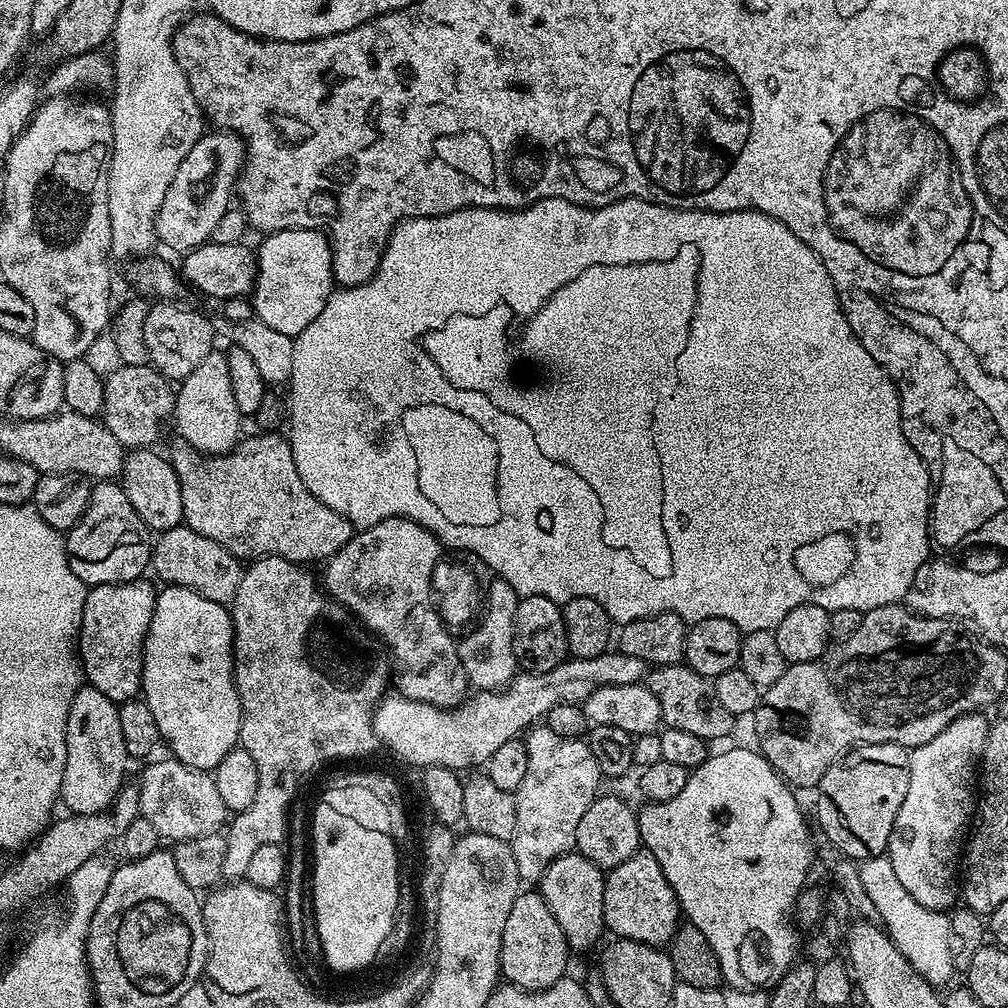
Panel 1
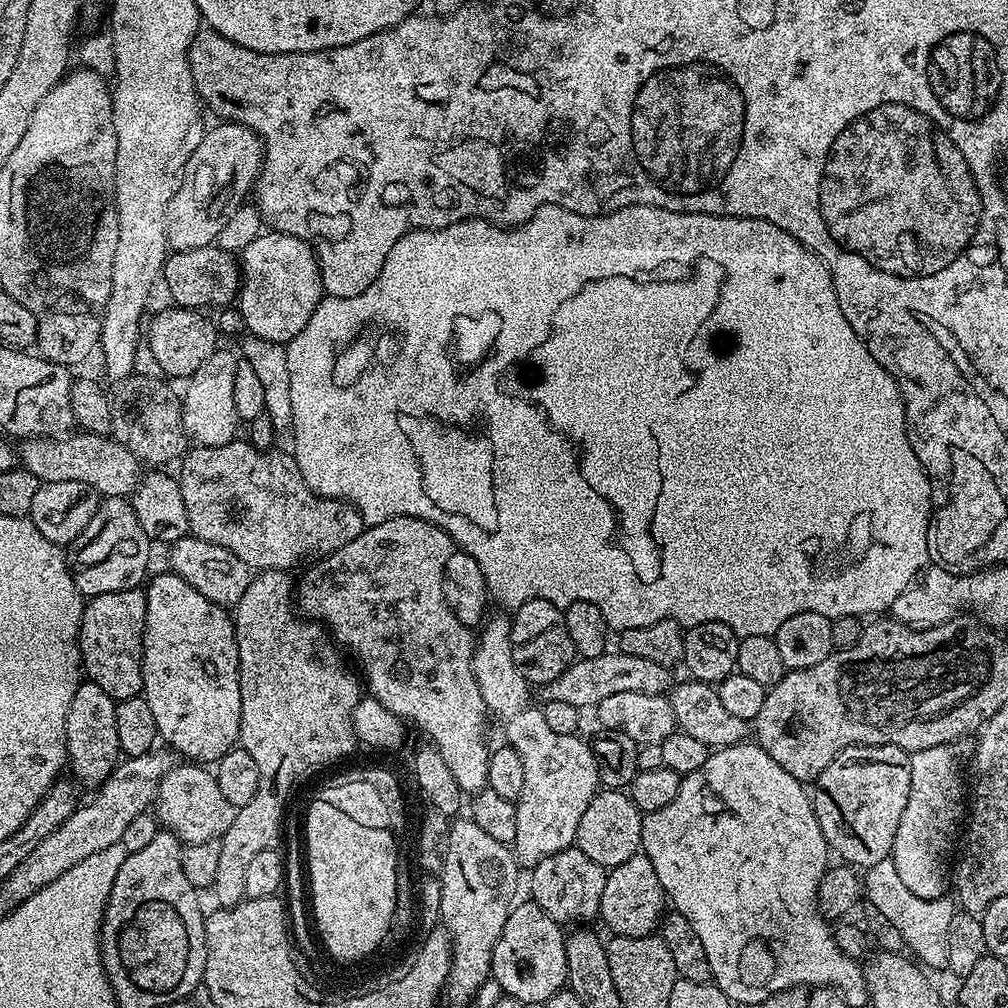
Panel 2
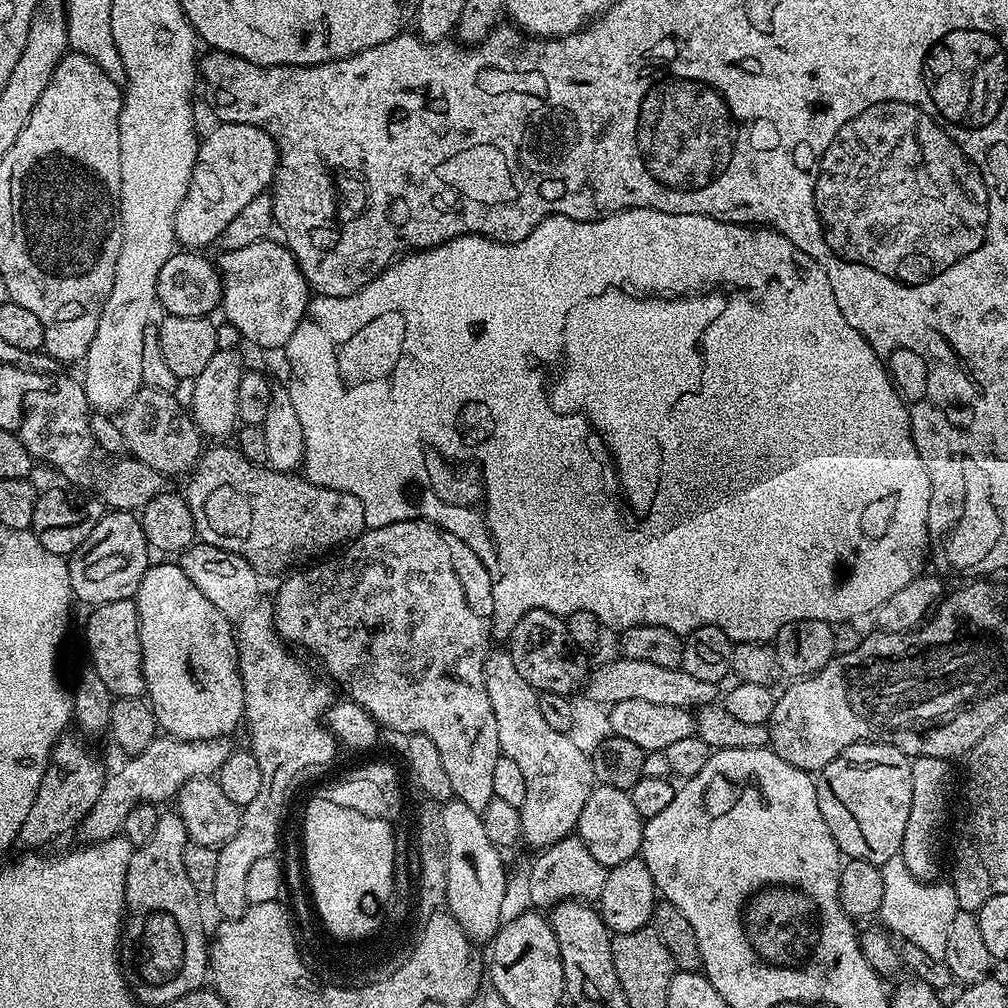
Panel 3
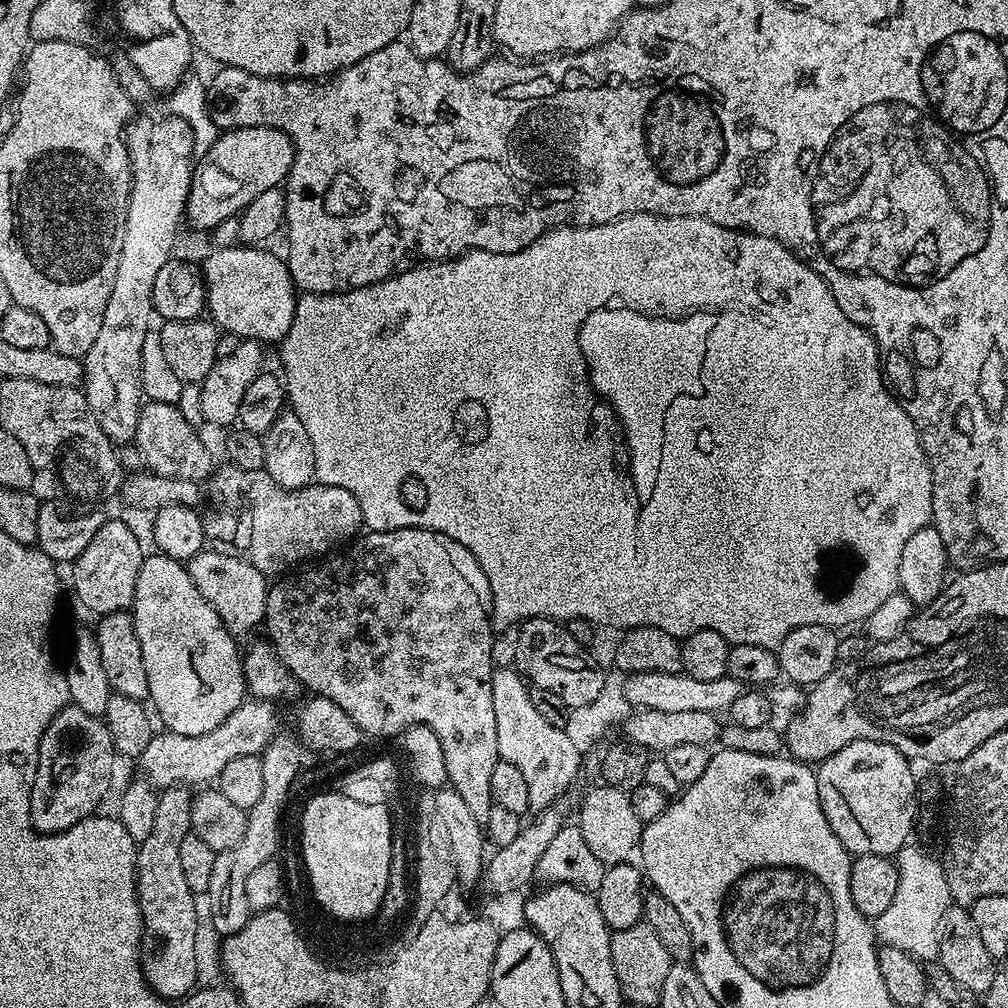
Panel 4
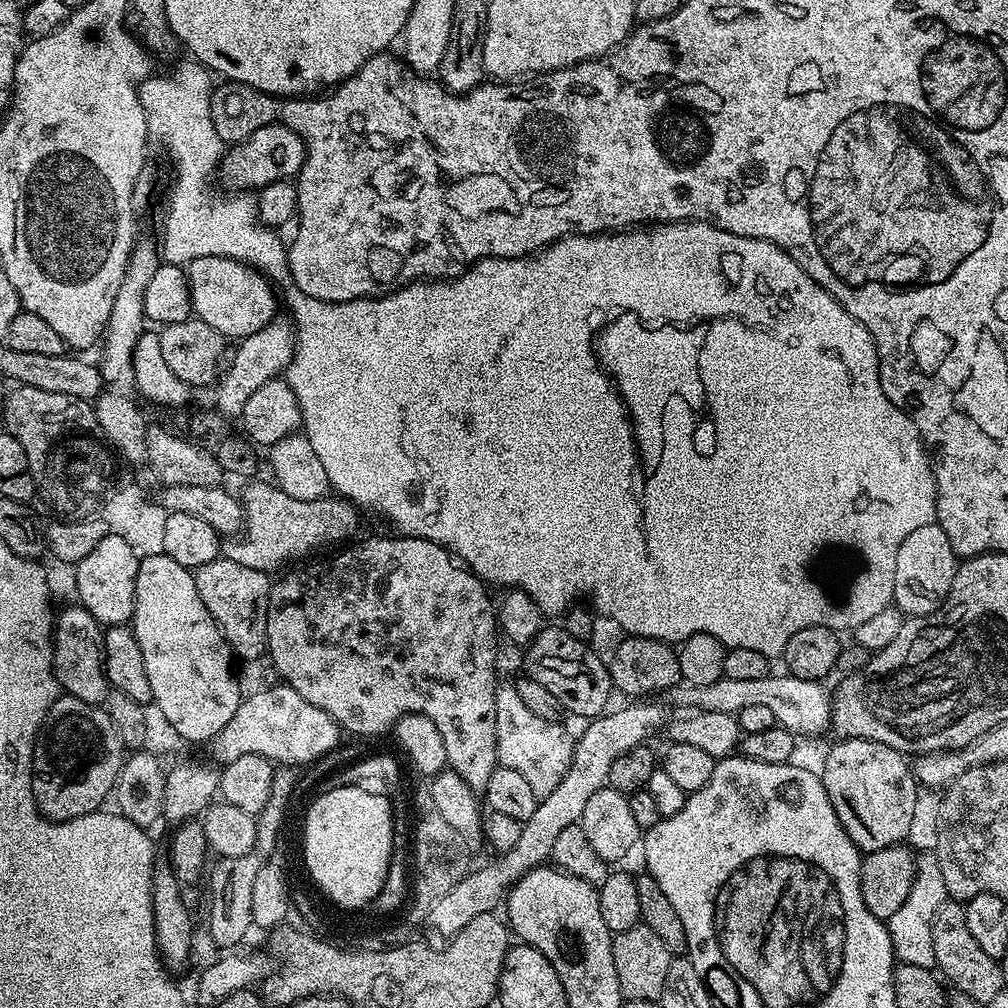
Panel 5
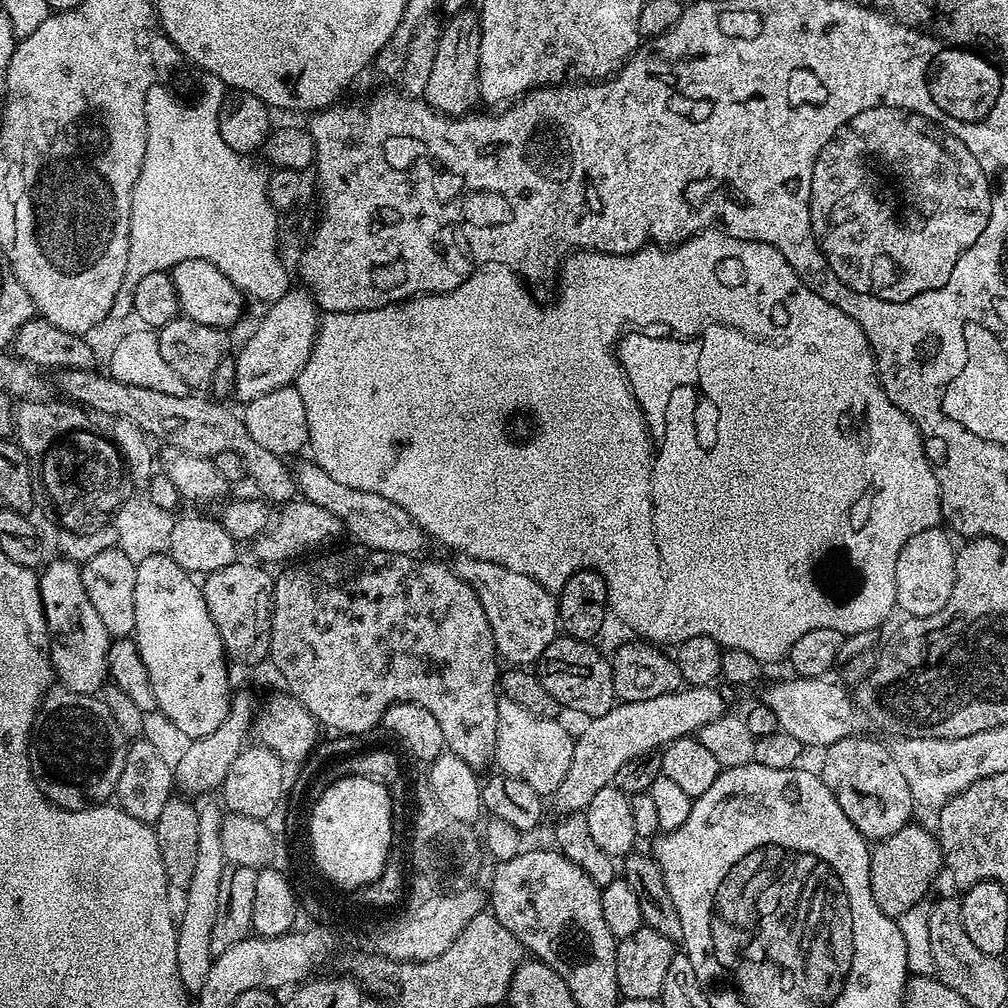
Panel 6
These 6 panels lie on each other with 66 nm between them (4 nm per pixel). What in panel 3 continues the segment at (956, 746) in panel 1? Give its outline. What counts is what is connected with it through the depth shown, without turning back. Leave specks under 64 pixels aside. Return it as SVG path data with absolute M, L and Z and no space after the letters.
M918 756L912 760L910 818L902 838L899 859L919 881L935 881L940 876L940 835L948 820L948 795L952 792L952 767L942 758Z

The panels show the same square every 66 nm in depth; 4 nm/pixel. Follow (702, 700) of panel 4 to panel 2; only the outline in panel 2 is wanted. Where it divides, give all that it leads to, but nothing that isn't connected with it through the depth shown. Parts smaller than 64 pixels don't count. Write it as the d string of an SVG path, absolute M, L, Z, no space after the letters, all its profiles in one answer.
M619 650L605 651L598 658L577 658L571 666L554 682L543 685L543 699L570 702L570 706L581 710L595 709L602 698L611 698L613 694L654 694L659 696L673 687L673 673L663 668L658 662L646 662L646 658L634 658L634 654L626 654Z

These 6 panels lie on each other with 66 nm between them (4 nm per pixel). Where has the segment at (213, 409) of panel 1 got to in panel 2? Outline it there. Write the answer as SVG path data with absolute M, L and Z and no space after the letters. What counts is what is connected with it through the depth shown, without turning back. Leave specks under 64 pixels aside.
M224 346L217 347L214 354L210 354L210 358L206 358L206 362L202 362L202 366L198 366L198 370L194 370L192 376L187 377L185 388L182 388L182 418L184 419L184 431L189 441L195 442L202 448L220 448L224 444L237 439L236 424L238 425L238 417L234 410L234 374L236 373L236 365L238 356L232 352L227 352Z

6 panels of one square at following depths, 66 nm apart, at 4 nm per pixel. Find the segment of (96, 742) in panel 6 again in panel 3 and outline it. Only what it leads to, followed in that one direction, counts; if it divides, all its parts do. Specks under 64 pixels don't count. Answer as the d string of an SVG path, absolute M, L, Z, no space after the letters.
M65 734L52 748L52 756L42 774L42 782L26 814L26 822L20 824L18 844L21 844L24 850L43 849L40 848L43 844L66 835L71 828L72 831L79 829L81 821L90 812L94 802L98 802L98 794L102 794L106 771L104 772L100 765L99 758L79 740L79 735L76 736Z

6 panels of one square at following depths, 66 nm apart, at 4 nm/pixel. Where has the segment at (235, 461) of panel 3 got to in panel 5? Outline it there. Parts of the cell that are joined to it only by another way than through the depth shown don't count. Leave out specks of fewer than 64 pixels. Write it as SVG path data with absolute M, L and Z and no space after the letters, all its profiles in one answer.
M267 483L252 484L242 492L248 536L237 535L223 545L223 555L238 562L238 566L250 566L250 570L272 574L275 573L275 568L283 569L293 562L303 561L308 558L303 556L308 556L319 548L328 548L331 544L343 545L357 535L355 532L360 518L356 514L357 509L347 499L337 498L332 494L323 496L321 500L290 498L290 494L276 487L275 483Z

